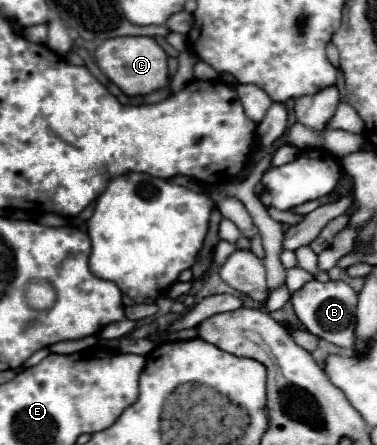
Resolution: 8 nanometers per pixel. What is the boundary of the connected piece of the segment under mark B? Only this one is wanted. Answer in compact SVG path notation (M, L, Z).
M307 282L299 292L291 298L297 318L305 324L305 328L331 344L337 344L345 350L351 350L357 342L355 338L355 308L357 308L357 292L345 282Z

